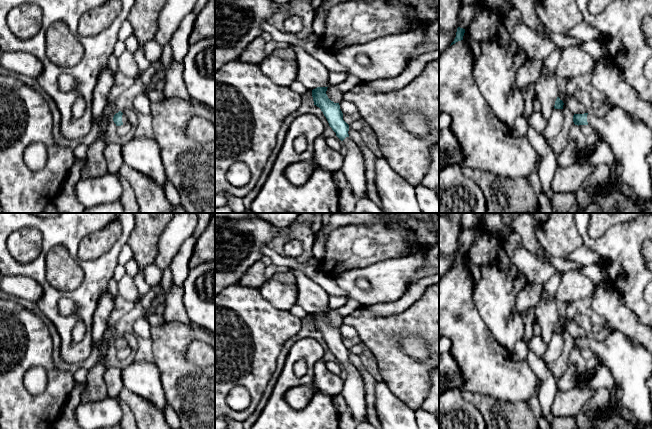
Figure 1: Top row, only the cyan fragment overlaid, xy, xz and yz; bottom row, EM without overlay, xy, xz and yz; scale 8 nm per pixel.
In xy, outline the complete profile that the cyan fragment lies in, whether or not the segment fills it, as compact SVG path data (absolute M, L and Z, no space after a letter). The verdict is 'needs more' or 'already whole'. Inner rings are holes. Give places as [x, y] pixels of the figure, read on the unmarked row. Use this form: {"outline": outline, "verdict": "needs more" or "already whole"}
{"outline": "M119 335L114 339L113 345L116 348L116 350L121 350L124 347L128 346L128 343L121 335Z", "verdict": "needs more"}

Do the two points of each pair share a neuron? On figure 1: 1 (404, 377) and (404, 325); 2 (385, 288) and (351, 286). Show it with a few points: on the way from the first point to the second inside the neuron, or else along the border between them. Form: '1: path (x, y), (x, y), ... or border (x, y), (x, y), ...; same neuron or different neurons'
1: path (394, 364), (394, 338); same neuron
2: path (377, 293), (359, 294); same neuron

